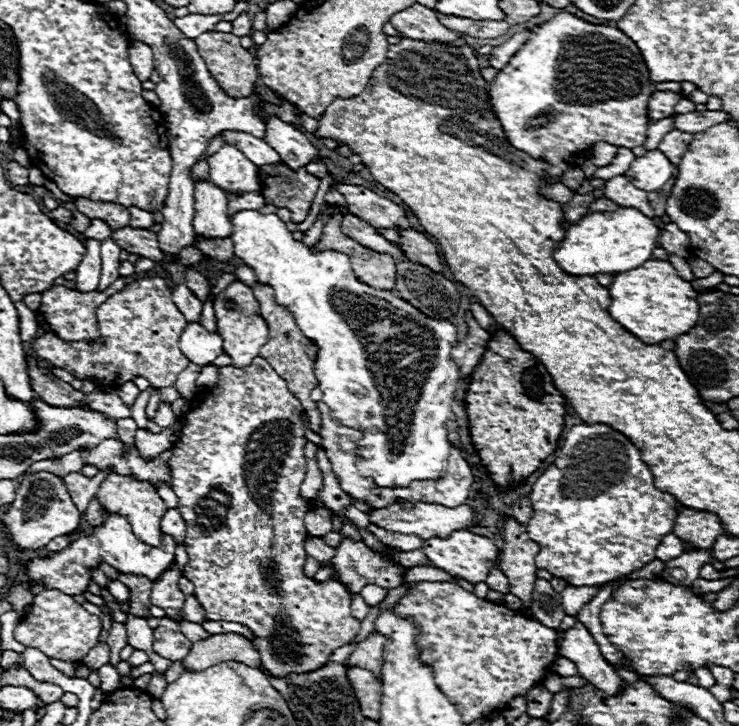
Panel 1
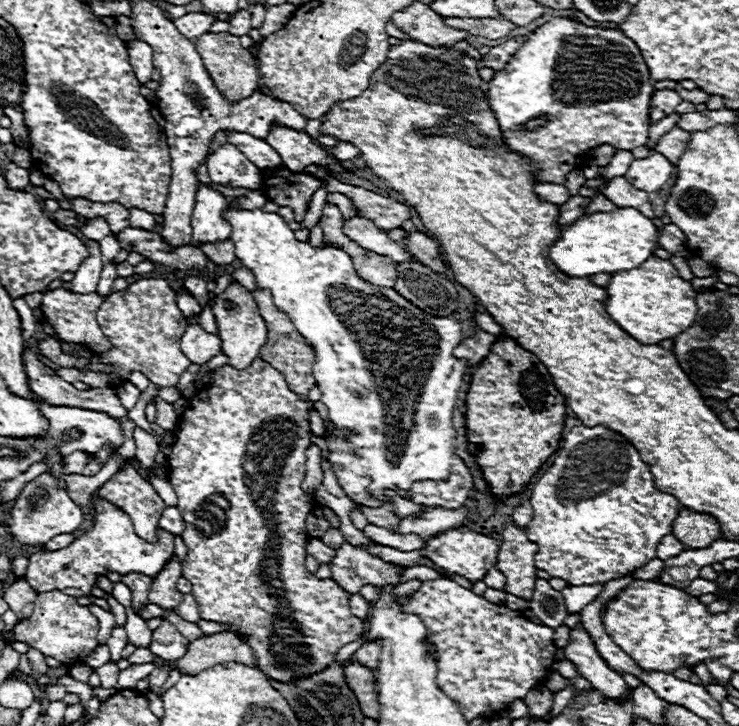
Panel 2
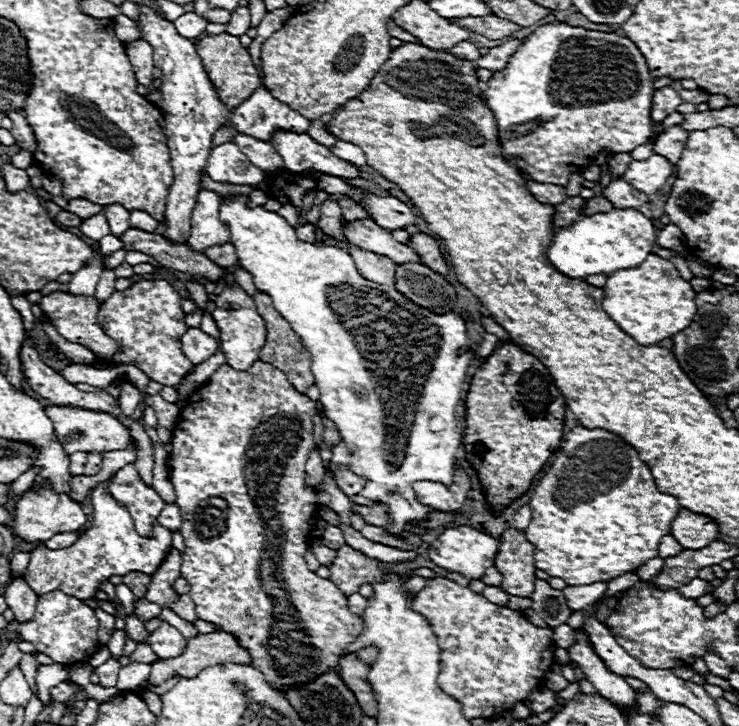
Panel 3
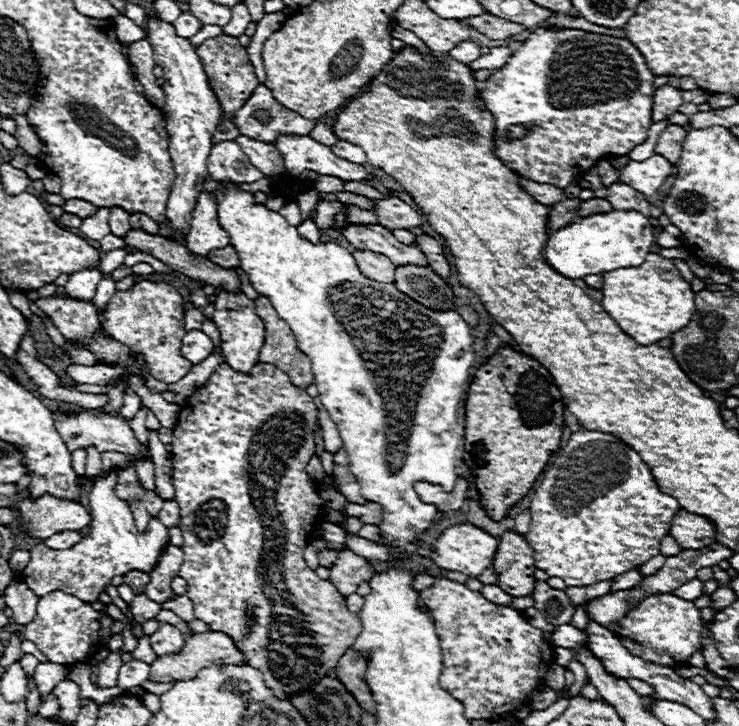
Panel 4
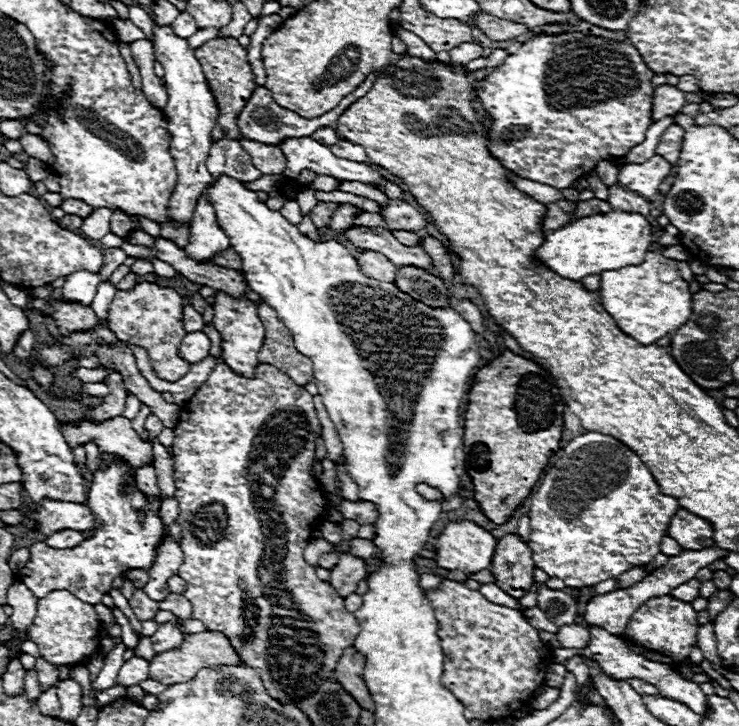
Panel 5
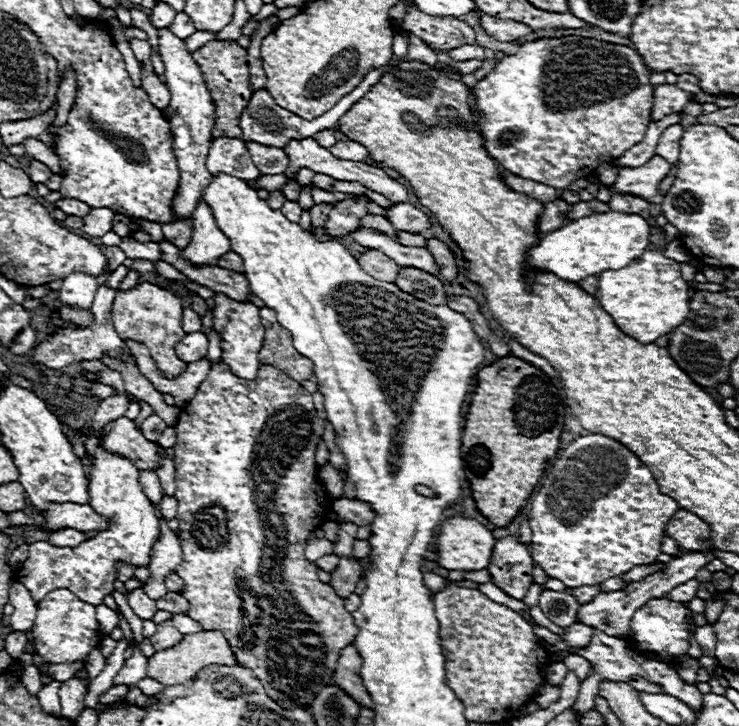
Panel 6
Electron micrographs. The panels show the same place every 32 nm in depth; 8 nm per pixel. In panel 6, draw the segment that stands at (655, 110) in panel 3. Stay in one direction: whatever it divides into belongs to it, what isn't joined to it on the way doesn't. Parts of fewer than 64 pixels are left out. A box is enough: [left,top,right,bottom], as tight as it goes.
[652,84,688,120]

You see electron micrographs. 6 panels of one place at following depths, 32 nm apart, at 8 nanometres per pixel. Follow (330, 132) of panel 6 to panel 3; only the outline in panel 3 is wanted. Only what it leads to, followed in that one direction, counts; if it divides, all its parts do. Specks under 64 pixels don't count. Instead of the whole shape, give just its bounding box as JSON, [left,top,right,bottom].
[307,119,337,147]

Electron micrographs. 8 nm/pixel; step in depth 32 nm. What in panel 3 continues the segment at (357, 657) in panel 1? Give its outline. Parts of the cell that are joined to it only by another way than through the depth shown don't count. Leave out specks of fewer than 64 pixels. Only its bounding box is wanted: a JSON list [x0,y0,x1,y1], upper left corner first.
[356,646,378,666]

